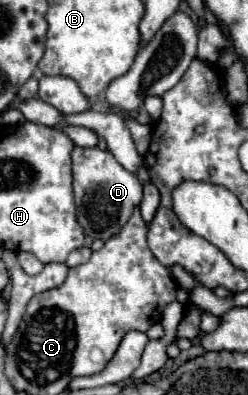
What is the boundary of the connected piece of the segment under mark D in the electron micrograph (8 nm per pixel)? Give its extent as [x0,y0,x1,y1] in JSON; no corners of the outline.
[72,148,142,240]

